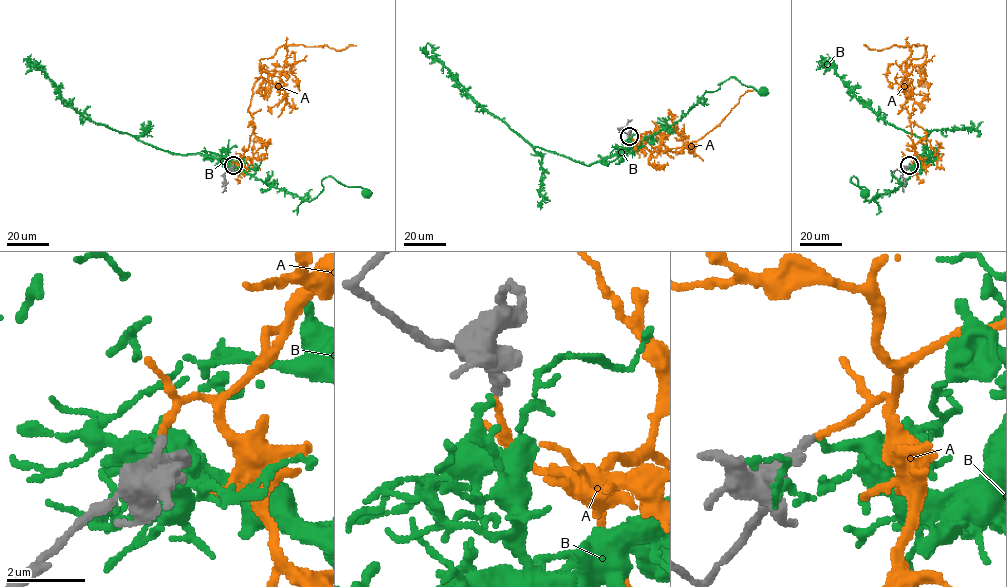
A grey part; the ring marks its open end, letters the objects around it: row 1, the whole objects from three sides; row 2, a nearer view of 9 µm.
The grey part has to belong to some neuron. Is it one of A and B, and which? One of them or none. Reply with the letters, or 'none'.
A

